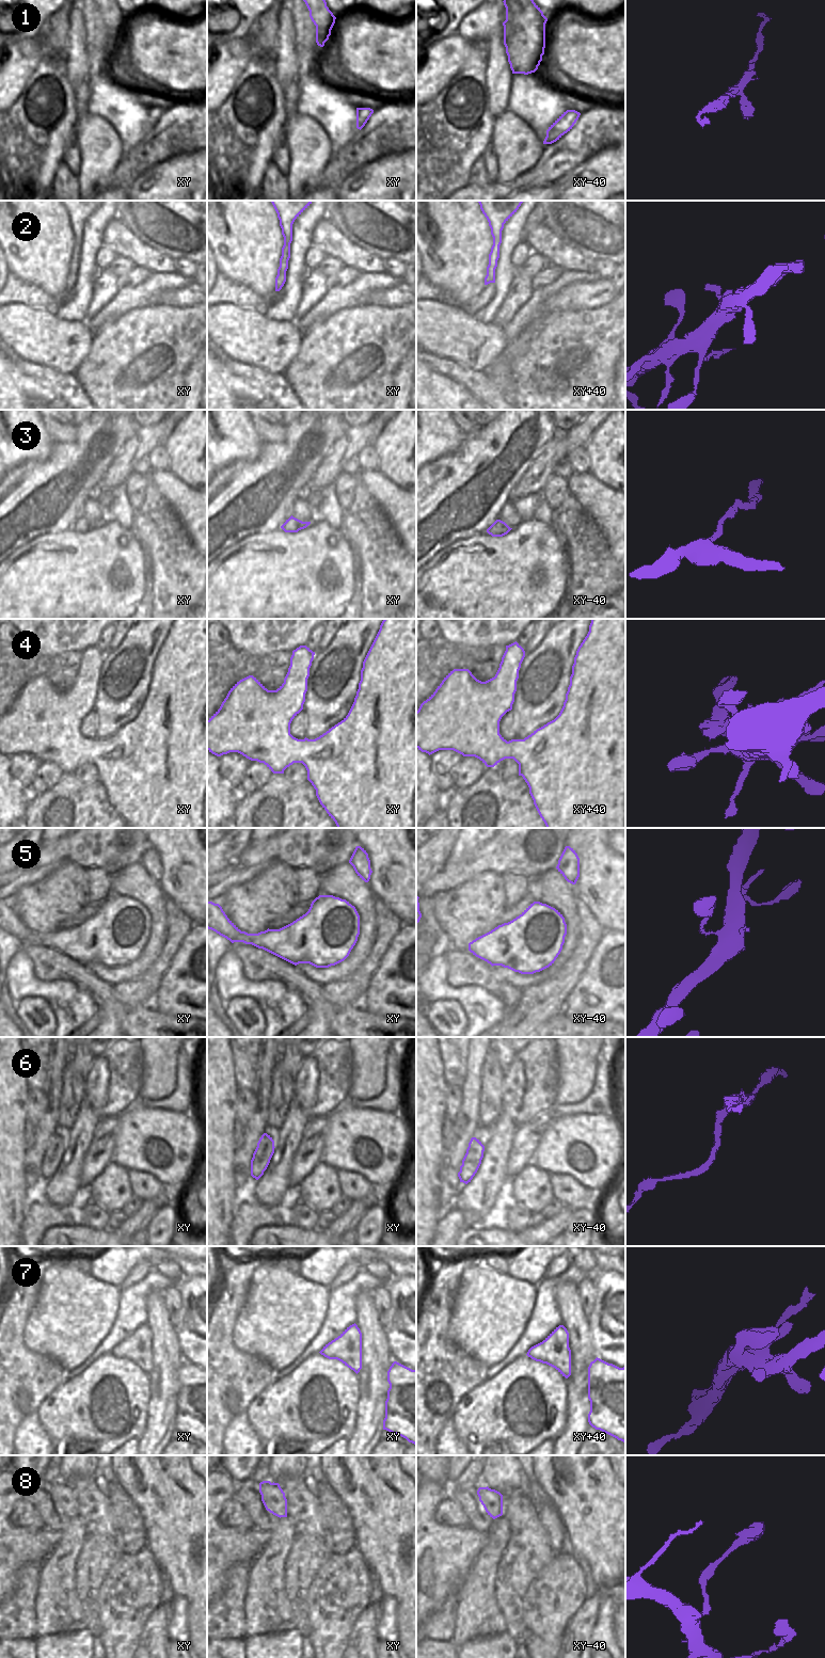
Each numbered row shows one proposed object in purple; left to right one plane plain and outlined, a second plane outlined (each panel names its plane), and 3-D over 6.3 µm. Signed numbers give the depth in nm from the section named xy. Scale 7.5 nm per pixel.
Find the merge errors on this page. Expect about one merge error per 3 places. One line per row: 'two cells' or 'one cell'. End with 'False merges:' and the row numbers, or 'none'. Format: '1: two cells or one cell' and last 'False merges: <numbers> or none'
1: one cell
2: one cell
3: one cell
4: one cell
5: one cell
6: two cells
7: one cell
8: one cell
False merges: 6

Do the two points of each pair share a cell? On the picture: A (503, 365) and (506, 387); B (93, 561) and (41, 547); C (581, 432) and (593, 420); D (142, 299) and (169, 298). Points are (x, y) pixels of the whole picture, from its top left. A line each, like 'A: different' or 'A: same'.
A: same
B: same
C: same
D: different

